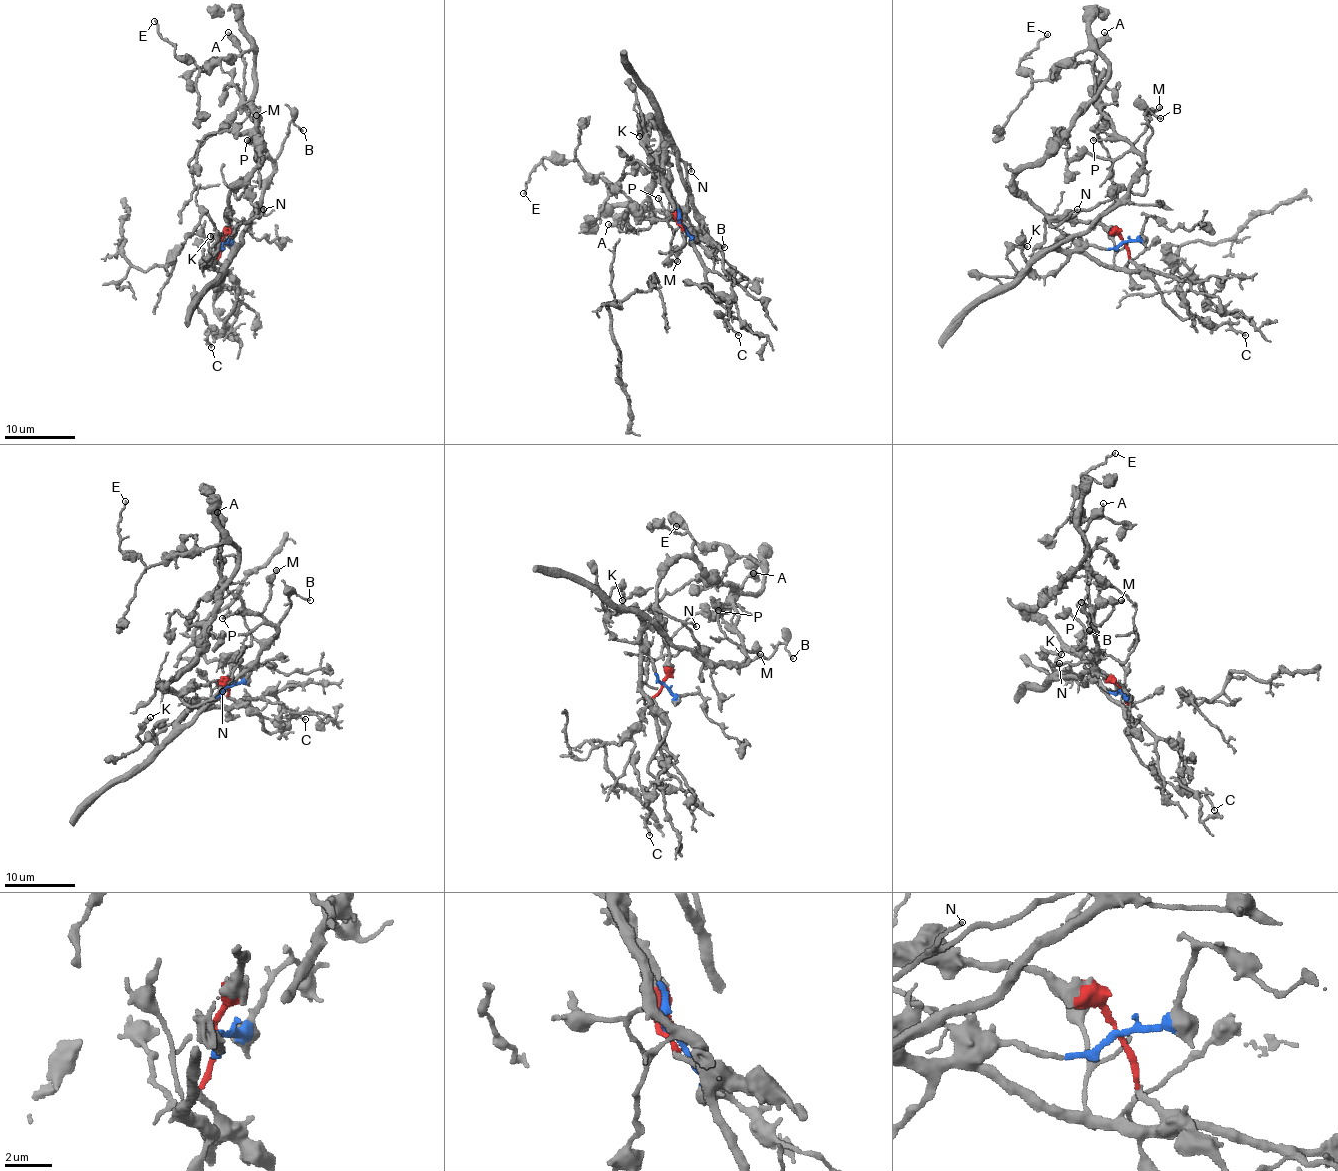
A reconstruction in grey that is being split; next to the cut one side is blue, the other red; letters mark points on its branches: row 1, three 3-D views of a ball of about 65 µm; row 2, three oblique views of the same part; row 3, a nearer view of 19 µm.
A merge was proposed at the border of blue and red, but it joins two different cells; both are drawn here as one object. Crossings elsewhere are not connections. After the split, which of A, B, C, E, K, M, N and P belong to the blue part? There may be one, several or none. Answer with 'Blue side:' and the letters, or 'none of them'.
Blue side: A, B, K, M, P

